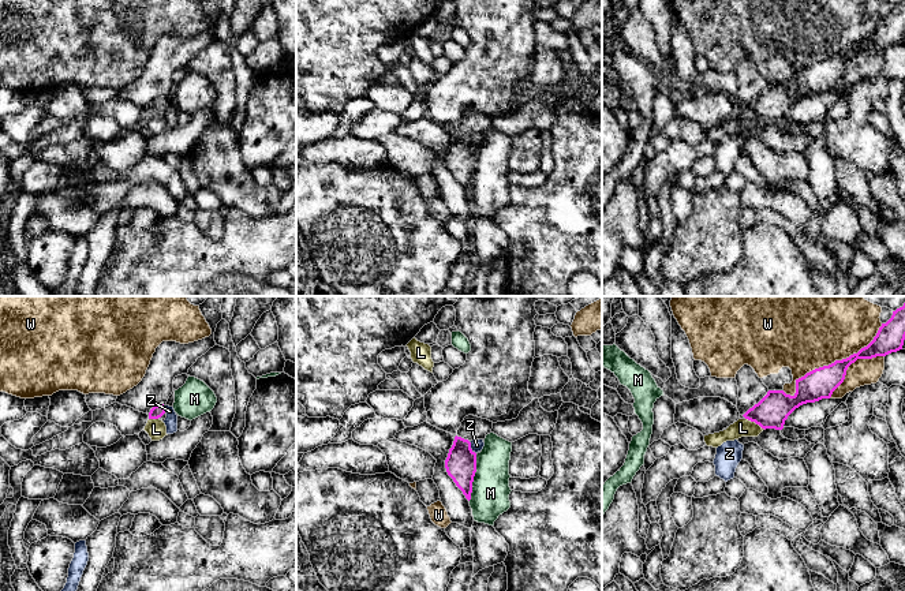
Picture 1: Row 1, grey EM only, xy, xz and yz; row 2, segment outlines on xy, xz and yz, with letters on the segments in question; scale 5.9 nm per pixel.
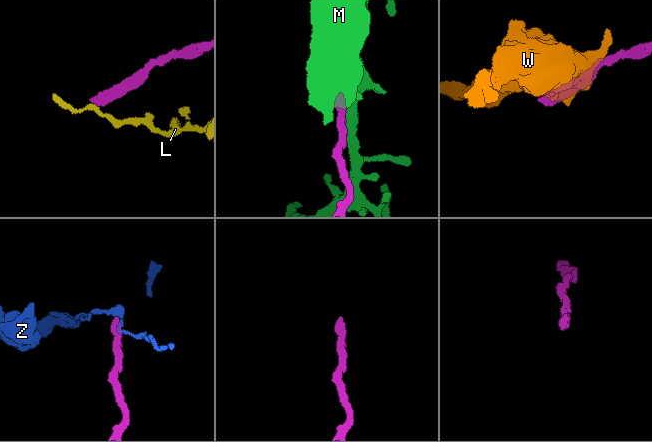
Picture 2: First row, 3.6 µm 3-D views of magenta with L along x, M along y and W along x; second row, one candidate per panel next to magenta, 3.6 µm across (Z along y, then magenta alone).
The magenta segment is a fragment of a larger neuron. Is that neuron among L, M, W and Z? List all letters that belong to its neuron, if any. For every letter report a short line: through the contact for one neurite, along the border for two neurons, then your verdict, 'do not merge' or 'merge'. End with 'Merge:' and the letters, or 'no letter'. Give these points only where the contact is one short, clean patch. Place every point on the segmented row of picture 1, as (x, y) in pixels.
L: line yz (745, 418), (765, 429); do not merge
M: line xz (477, 455), (477, 471), (468, 500); do not merge
W: do not merge
Z: line xz (468, 441), (475, 453); do not merge
Merge: no letter

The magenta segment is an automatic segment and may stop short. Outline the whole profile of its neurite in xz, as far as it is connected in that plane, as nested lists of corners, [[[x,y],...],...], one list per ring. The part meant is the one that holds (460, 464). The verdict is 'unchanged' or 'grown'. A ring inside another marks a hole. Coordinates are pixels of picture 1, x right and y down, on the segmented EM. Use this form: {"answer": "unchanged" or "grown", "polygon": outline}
{"answer": "grown", "polygon": [[[474,415],[465,416],[445,460],[448,475],[468,501],[471,500],[472,482],[476,472],[476,453],[471,449],[471,441],[485,441],[486,435],[491,433],[491,429],[493,422],[487,419]]]}

